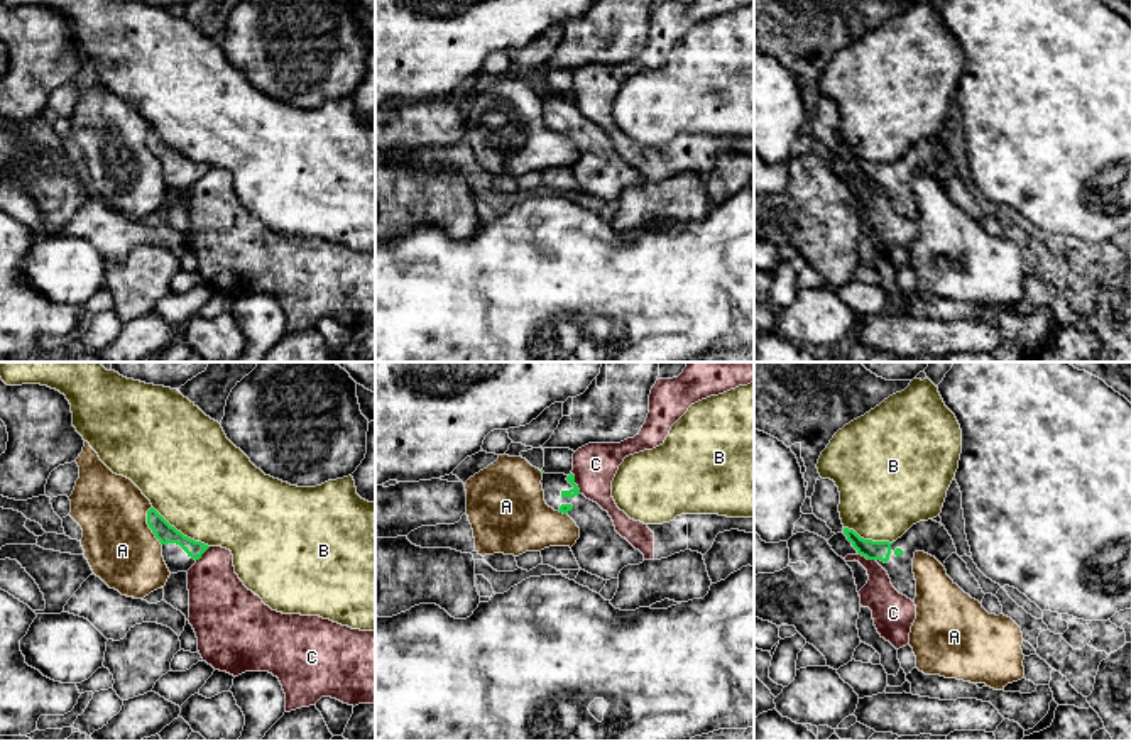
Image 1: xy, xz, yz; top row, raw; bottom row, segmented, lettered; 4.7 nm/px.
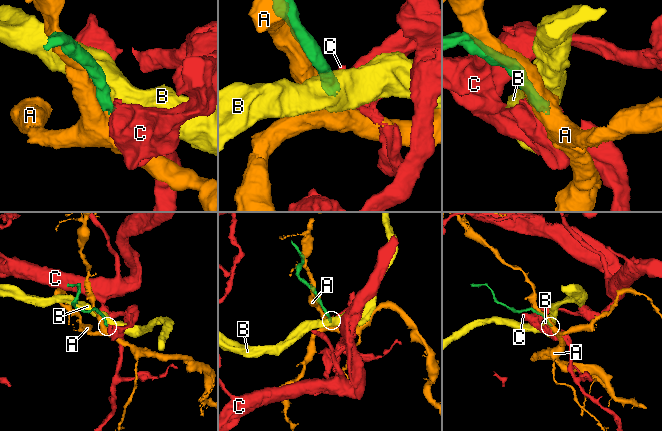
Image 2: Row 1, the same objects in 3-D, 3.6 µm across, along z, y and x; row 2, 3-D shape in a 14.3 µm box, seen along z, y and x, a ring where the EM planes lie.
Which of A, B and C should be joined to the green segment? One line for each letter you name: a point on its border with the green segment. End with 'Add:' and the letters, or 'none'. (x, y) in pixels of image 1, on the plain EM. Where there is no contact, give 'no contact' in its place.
Add: none

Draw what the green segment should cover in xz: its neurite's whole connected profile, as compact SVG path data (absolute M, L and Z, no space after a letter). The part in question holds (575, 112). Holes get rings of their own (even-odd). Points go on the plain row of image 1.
M543 93L541 105L546 125L568 135L580 149L571 173L582 191L610 201L617 200L624 188L644 183L644 176L615 152L609 134L580 113L573 95Z

